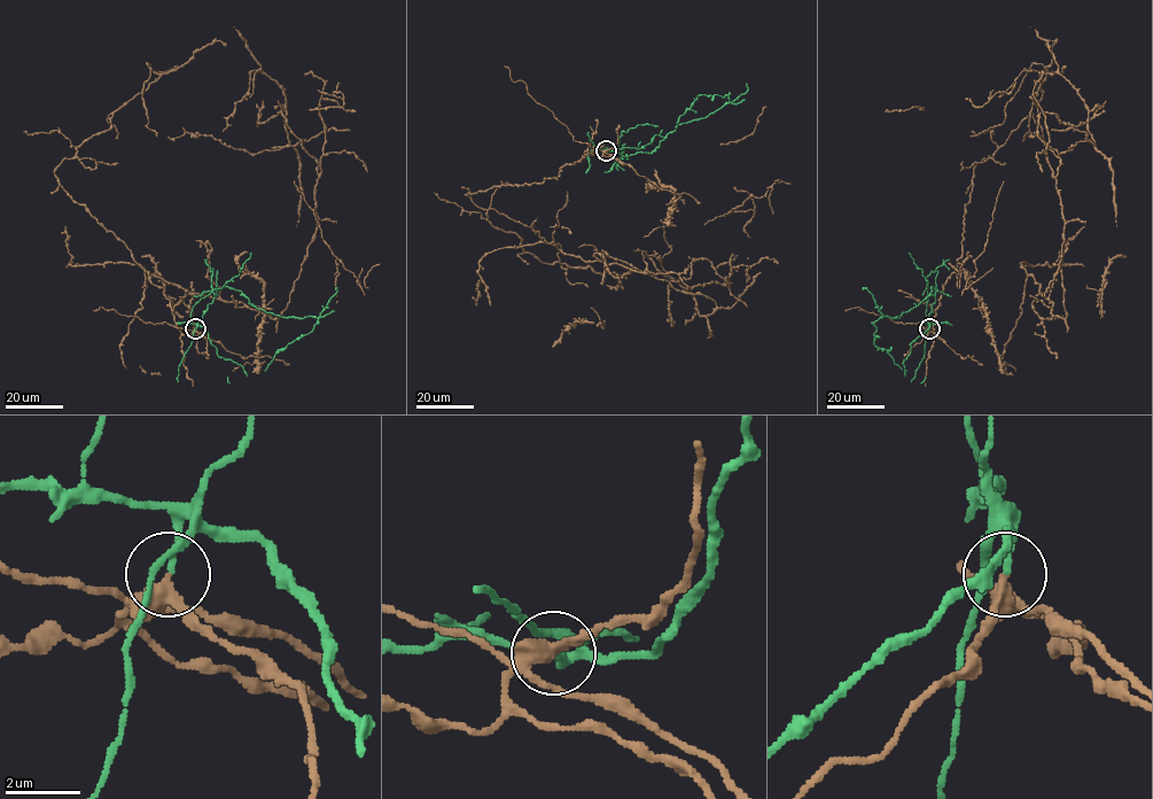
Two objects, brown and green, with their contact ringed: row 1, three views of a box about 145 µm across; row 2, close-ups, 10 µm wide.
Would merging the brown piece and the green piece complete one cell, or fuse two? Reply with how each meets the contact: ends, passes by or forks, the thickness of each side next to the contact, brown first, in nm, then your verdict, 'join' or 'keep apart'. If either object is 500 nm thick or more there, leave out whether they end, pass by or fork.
brown passes by | green ends | 320/150 nm | keep apart

